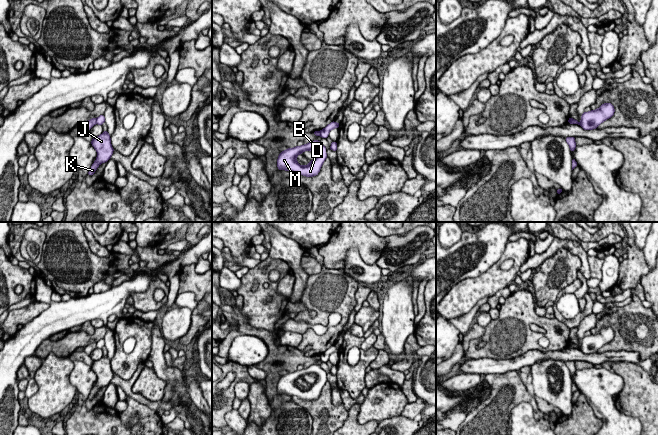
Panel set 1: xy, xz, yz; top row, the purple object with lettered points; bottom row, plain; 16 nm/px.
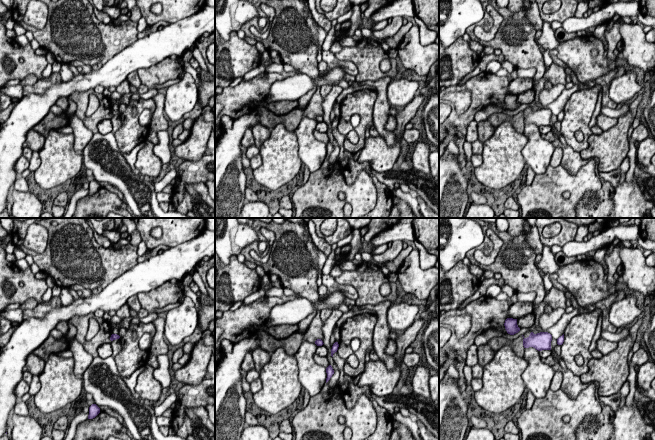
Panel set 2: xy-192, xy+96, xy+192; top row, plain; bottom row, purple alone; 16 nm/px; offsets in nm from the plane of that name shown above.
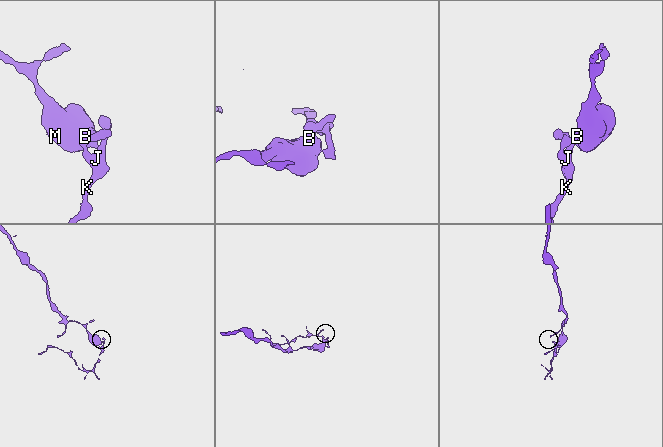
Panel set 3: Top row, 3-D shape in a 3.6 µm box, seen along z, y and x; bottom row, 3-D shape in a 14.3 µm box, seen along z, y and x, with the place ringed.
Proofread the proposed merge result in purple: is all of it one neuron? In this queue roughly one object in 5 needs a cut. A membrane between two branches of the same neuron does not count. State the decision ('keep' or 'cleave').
cleave

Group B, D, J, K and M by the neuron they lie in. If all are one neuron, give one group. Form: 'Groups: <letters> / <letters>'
Groups: B D M / J K

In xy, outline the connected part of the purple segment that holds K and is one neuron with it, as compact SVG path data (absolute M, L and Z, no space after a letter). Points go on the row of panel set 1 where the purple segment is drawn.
M103 131L101 135L93 137L91 144L97 151L97 158L88 172L90 176L94 174L100 164L107 162L111 158L114 151L108 131Z

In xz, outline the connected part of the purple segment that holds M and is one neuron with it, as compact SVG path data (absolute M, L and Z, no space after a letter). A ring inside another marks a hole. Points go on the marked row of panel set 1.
M318 140L311 141L302 146L288 148L287 150L282 151L278 156L277 167L279 170L296 172L306 177L316 176L320 172L321 166L327 158L326 149L327 148ZM304 151L314 151L316 157L314 160L309 161L308 165L301 166L297 162L297 156Z

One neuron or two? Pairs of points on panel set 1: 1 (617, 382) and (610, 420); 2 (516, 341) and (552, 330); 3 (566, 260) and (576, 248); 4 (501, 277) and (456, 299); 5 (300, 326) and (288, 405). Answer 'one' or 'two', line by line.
1: one
2: one
3: two
4: one
5: two

